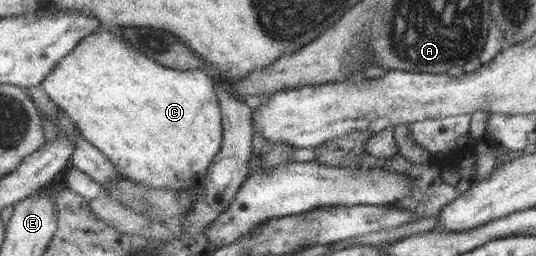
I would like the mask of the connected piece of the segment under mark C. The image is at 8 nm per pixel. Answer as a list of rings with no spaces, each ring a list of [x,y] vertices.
[[[101,26],[94,29],[92,33],[88,33],[84,39],[80,39],[76,43],[76,47],[72,51],[68,51],[68,55],[64,55],[54,65],[54,69],[40,81],[39,87],[50,98],[50,101],[74,122],[74,126],[78,129],[80,135],[111,162],[120,176],[124,176],[146,188],[167,188],[172,192],[185,192],[192,202],[198,199],[198,195],[203,191],[204,183],[207,182],[207,168],[211,165],[212,159],[222,145],[221,113],[214,80],[210,79],[204,71],[201,69],[178,71],[177,69],[164,67],[153,59],[142,55],[134,47],[130,47],[120,35],[110,33]]]

